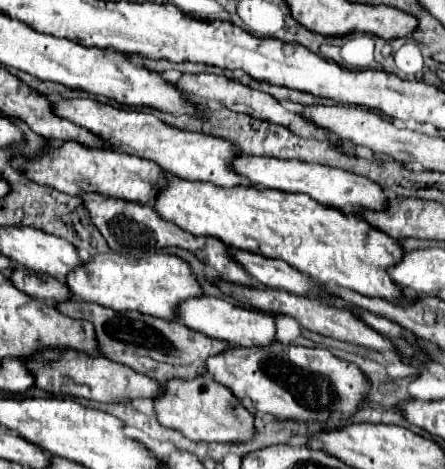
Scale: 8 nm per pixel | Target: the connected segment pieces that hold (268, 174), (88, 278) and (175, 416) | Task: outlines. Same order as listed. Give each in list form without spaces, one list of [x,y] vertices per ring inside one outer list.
[[[239,156],[233,164],[235,172],[241,176],[247,176],[253,186],[267,186],[267,188],[277,188],[283,192],[295,192],[295,194],[307,194],[319,204],[329,204],[335,208],[341,208],[345,212],[353,212],[353,208],[367,208],[367,210],[383,210],[389,206],[389,196],[381,188],[381,184],[357,176],[347,170],[339,168],[329,168],[329,166],[315,166],[315,164],[305,164],[299,160],[277,160],[277,158],[267,158],[267,156]]]
[[[155,248],[133,250],[125,254],[117,252],[97,254],[81,268],[75,268],[65,282],[71,294],[85,302],[95,302],[119,312],[137,310],[141,314],[149,314],[163,320],[177,320],[181,302],[205,296],[189,262],[185,262],[179,256],[157,251]]]
[[[211,374],[195,380],[165,382],[165,396],[155,400],[157,418],[163,426],[181,432],[191,442],[249,442],[255,436],[255,418],[245,404],[223,384],[217,384]]]

